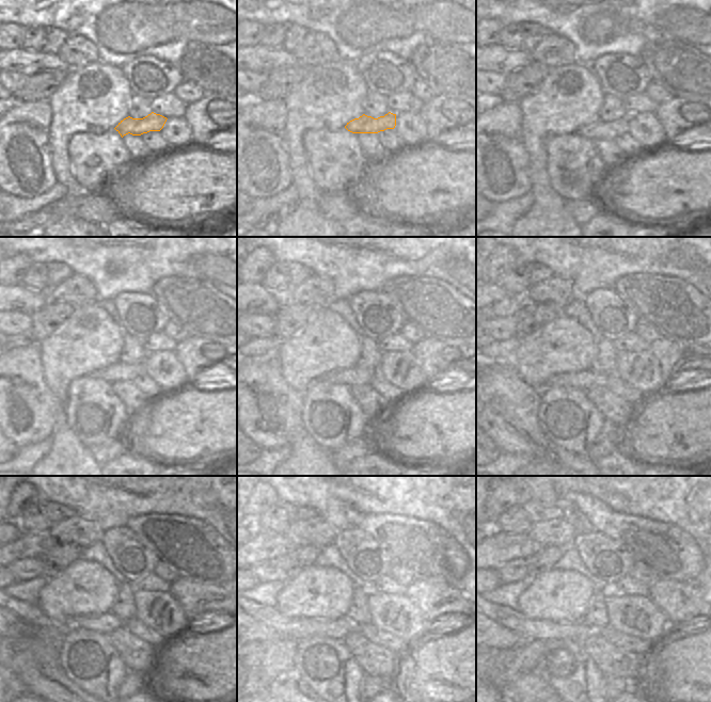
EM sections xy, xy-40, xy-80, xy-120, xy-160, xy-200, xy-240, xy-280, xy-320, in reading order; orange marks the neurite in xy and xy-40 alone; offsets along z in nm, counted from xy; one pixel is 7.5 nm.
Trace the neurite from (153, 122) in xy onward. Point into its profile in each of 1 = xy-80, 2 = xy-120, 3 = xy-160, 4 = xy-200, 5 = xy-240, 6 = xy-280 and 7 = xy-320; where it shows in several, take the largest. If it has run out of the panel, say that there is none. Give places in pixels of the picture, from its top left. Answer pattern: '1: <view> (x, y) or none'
1: xy-80 (598, 130)
2: xy-120 (119, 371)
3: xy-160 (356, 376)
4: xy-200 (584, 380)
5: xy-240 (105, 623)
6: xy-280 (297, 628)
7: xy-320 (537, 629)

